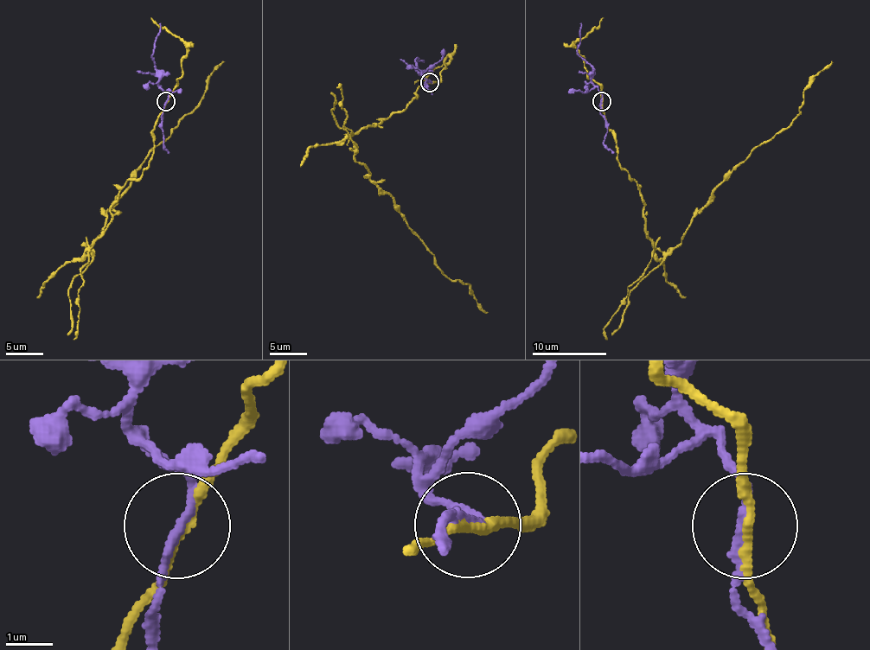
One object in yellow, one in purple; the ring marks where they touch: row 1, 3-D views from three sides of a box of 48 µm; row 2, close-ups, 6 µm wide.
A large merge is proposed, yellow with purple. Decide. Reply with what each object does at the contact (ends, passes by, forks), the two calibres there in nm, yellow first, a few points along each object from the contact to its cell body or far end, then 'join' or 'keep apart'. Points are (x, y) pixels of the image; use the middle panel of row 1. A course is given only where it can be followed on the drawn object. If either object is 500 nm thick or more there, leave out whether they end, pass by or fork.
yellow passes by | purple passes by | 180/170 nm | yellow via (429, 81), (403, 111), (358, 134), (343, 128), (355, 160), (434, 264), (470, 285), (488, 311) | purple via (429, 81), (419, 73), (416, 60), (423, 61) | keep apart

